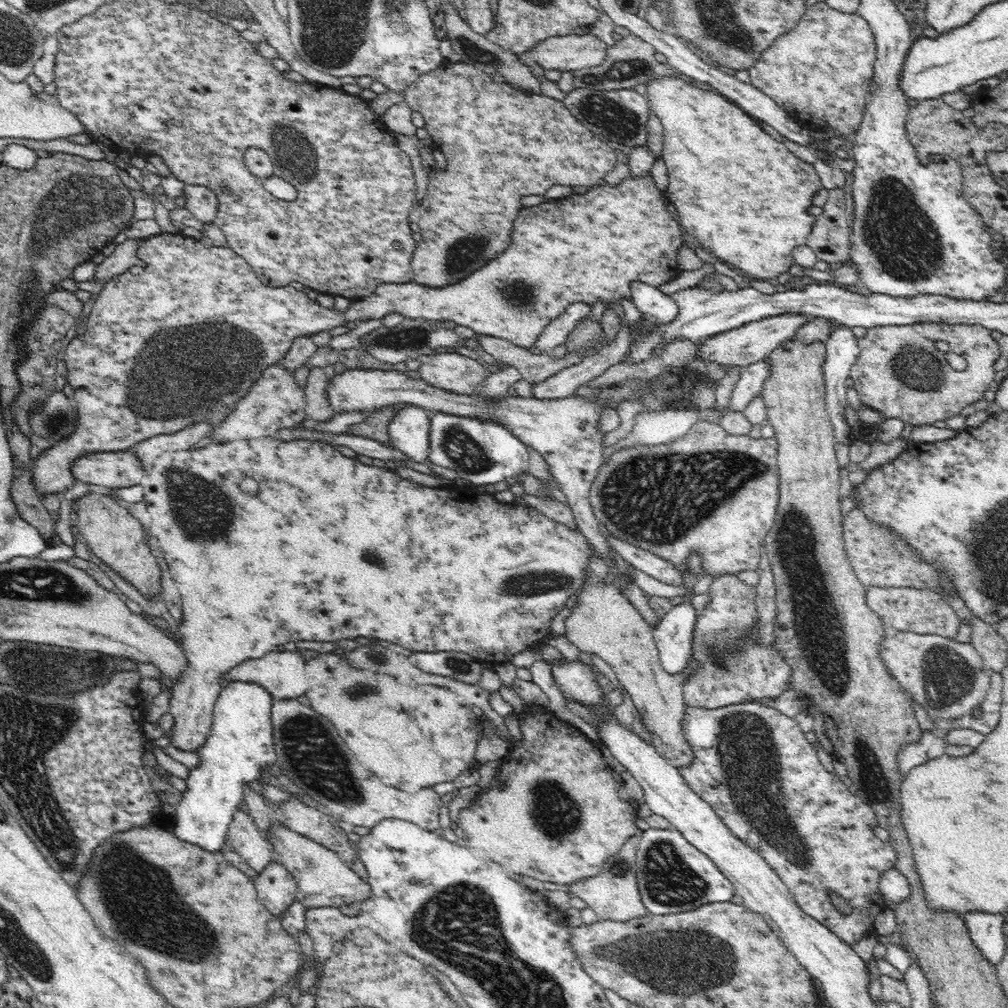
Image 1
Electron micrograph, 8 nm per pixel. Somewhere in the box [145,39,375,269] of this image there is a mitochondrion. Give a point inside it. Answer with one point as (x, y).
(295, 153)

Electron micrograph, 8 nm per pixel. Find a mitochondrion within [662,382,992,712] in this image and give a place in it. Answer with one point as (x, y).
(807, 601)

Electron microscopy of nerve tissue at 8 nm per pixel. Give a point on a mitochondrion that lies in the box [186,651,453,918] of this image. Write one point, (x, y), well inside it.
(309, 747)

